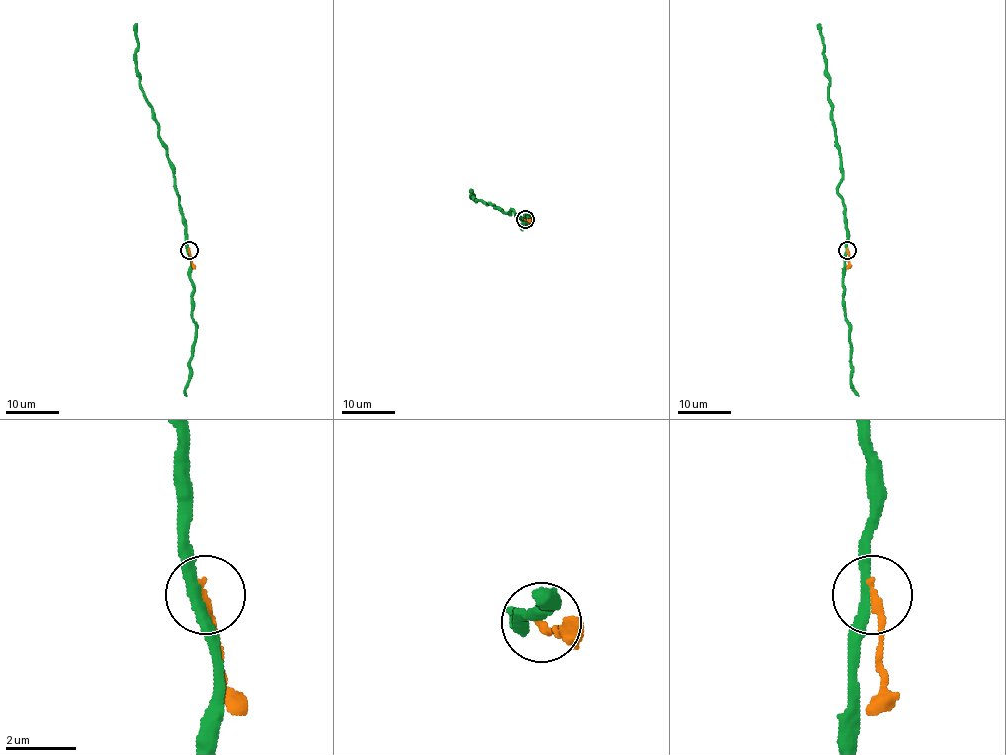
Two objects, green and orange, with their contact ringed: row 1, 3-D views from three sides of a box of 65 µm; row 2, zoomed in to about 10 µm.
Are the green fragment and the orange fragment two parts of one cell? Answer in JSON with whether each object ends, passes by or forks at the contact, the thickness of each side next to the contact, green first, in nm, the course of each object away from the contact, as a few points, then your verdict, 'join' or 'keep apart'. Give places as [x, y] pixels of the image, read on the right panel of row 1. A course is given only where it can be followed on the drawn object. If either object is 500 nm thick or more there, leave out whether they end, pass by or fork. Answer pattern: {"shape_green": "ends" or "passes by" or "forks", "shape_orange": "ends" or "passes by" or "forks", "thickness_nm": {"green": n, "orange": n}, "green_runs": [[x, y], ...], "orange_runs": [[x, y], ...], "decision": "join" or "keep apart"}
{"shape_green": "passes by", "shape_orange": "ends", "thickness_nm": {"green": 280, "orange": 200}, "green_runs": [[846, 251], [843, 199], [838, 193], [842, 164], [832, 120], [824, 37], [817, 24]], "orange_runs": [[847, 251], [846, 268]], "decision": "keep apart"}

